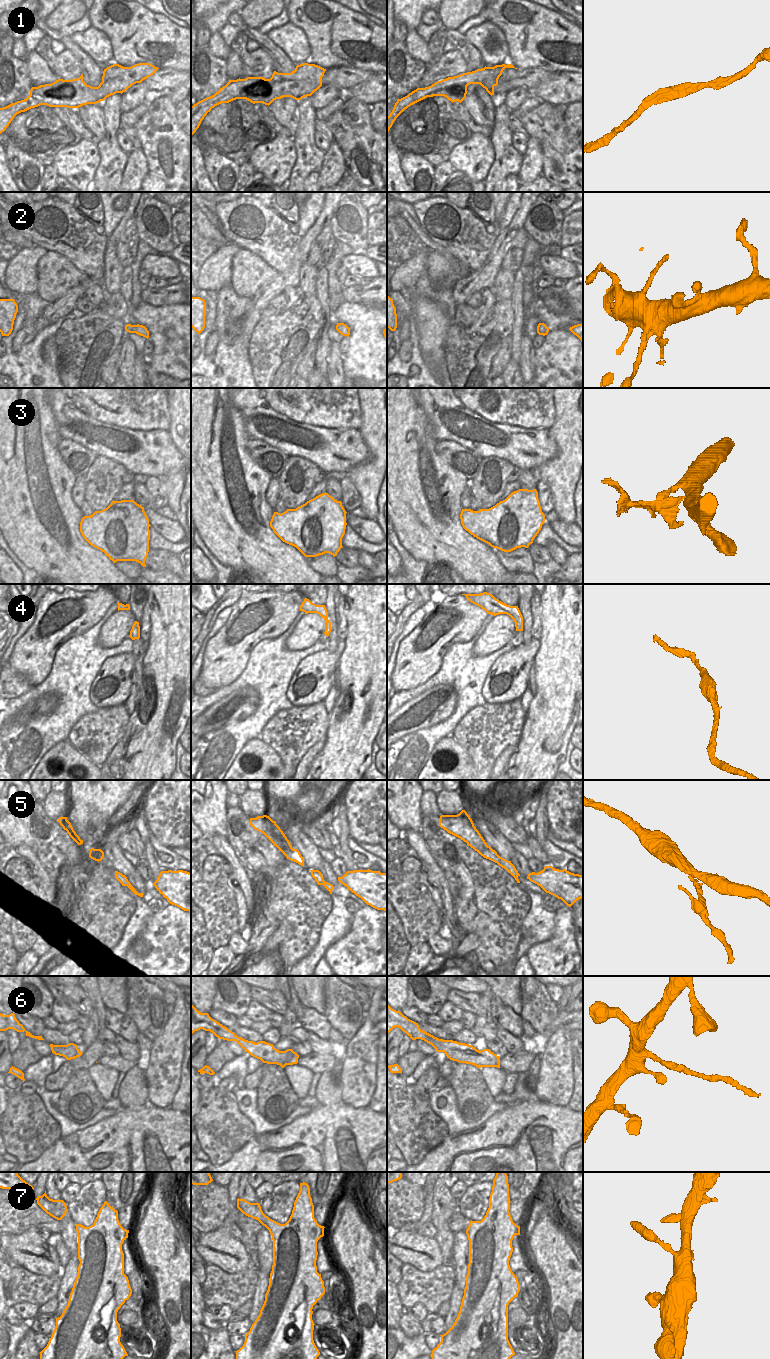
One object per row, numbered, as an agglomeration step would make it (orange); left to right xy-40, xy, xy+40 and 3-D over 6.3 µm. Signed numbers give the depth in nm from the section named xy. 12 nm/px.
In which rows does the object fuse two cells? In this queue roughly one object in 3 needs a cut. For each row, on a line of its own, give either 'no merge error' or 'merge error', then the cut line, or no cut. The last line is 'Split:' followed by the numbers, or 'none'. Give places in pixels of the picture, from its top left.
1: no merge error; cut none
2: no merge error; cut none
3: merge error; cut xy+40 (477, 511), (472, 525), (467, 530)
4: no merge error; cut none
5: merge error; cut xy (311, 870), (321, 875)
6: merge error; cut xy+40 (434, 1037), (428, 1042)
7: no merge error; cut none
Split: 3, 5, 6

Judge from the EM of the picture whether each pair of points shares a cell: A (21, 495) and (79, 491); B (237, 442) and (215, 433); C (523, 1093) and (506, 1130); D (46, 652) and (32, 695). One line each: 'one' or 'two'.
A: two
B: one
C: two
D: two

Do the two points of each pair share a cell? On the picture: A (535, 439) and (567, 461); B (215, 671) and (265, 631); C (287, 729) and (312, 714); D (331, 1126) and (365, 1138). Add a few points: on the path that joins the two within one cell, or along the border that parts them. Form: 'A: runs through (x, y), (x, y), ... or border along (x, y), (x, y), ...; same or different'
A: border along (549, 431), (556, 444), (557, 452), (538, 468); different
B: runs through (227, 659), (253, 633); same
C: runs through (293, 729), (297, 729), (306, 720); same
D: runs through (340, 1124), (347, 1117), (356, 1129); same

